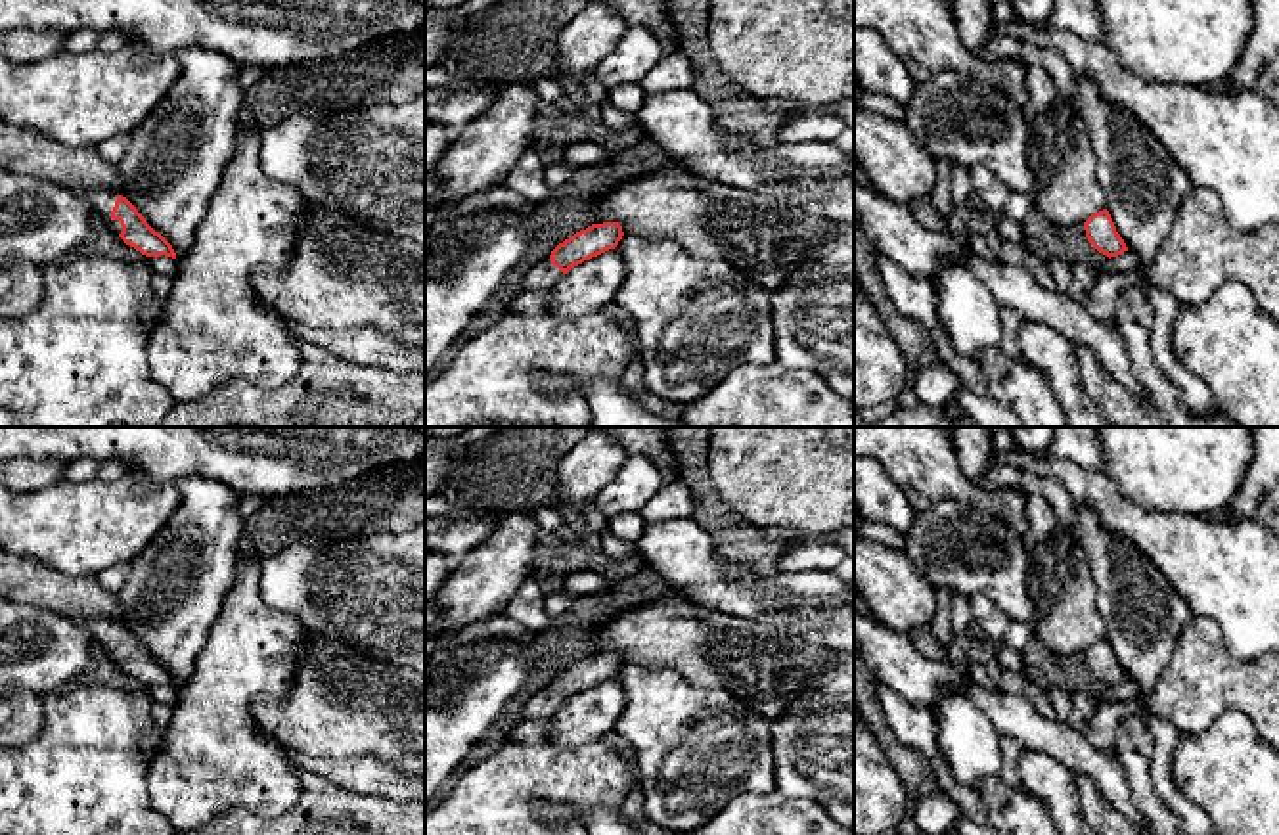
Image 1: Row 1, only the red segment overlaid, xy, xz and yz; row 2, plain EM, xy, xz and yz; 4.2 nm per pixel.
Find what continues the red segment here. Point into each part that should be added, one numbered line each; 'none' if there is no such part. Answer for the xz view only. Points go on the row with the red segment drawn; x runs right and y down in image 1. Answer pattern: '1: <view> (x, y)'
1: xz (540, 276)

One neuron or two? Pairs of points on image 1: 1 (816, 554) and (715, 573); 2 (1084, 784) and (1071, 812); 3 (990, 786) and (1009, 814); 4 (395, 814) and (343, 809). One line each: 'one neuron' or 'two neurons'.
1: two neurons
2: two neurons
3: one neuron
4: one neuron

